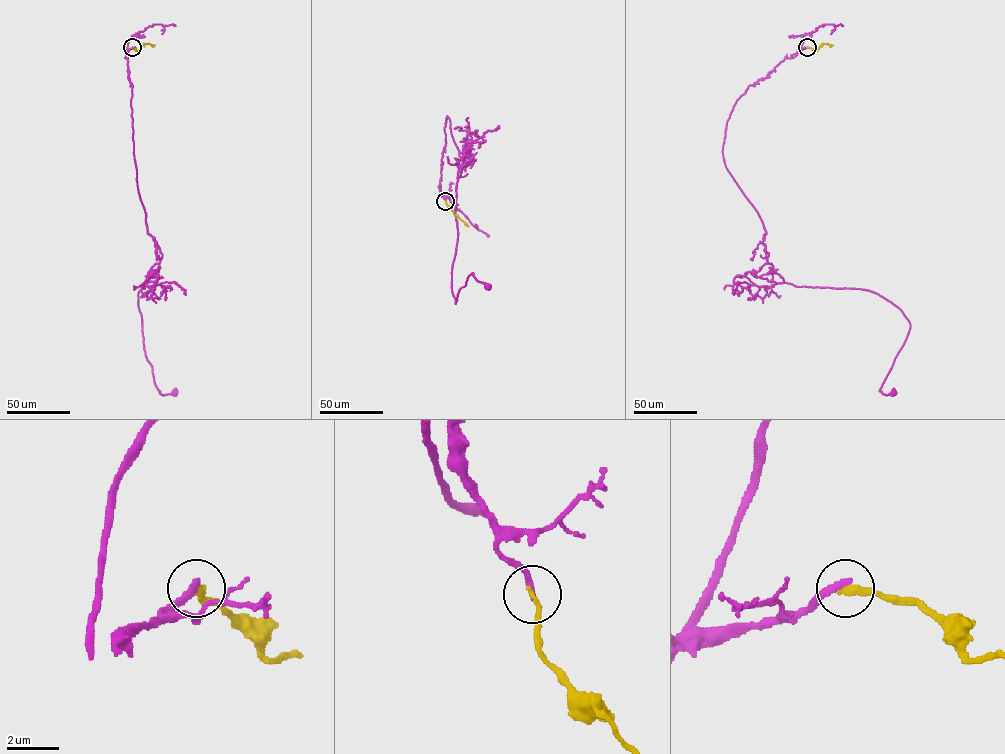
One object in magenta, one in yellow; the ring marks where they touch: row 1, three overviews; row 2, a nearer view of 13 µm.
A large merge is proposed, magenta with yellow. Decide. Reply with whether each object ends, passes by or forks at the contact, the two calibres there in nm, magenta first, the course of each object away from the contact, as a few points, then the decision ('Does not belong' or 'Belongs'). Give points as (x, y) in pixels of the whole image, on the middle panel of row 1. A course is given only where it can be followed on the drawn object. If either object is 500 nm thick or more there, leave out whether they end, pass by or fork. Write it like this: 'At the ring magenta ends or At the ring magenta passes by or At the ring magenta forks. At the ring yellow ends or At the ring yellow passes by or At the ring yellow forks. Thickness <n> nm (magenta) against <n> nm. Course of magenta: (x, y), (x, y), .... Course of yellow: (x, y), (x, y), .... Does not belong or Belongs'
At the ring magenta ends. At the ring yellow ends. Thickness 240 nm (magenta) against 240 nm. Course of magenta: (446, 201), (440, 183), (447, 116), (460, 159), (475, 160), (457, 178), (455, 303), (471, 273), (487, 287). Course of yellow: (446, 201), (454, 214), (468, 226). Does not belong

